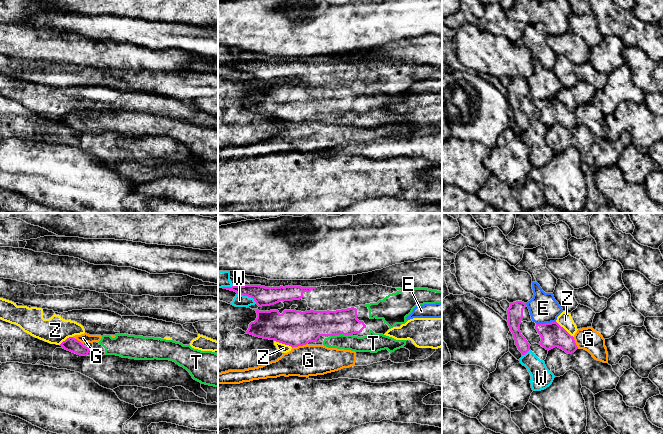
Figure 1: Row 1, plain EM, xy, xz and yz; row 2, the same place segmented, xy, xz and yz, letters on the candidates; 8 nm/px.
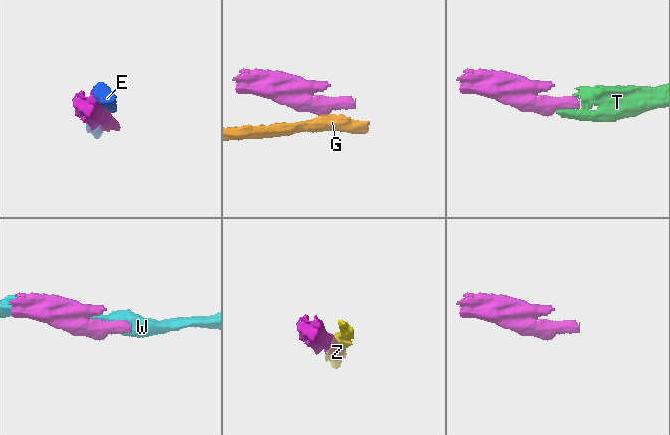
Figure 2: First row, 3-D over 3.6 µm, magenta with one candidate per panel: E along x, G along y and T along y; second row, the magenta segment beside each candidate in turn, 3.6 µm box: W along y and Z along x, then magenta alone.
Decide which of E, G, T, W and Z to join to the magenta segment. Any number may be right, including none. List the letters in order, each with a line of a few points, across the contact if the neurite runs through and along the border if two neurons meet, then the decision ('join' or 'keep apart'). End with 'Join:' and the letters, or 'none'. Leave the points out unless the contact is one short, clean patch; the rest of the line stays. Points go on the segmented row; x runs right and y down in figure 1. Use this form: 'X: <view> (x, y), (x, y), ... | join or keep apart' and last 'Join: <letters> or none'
E: keep apart
G: xz (306, 343), (292, 348) | keep apart
T: join
W: keep apart
Z: keep apart
Join: T

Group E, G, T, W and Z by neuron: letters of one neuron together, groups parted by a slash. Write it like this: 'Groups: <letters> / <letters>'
Groups: E / G / T / W / Z

